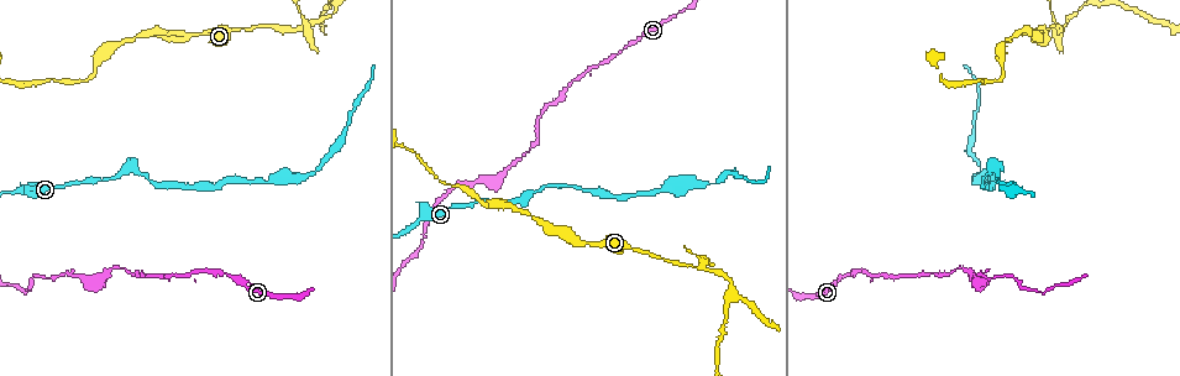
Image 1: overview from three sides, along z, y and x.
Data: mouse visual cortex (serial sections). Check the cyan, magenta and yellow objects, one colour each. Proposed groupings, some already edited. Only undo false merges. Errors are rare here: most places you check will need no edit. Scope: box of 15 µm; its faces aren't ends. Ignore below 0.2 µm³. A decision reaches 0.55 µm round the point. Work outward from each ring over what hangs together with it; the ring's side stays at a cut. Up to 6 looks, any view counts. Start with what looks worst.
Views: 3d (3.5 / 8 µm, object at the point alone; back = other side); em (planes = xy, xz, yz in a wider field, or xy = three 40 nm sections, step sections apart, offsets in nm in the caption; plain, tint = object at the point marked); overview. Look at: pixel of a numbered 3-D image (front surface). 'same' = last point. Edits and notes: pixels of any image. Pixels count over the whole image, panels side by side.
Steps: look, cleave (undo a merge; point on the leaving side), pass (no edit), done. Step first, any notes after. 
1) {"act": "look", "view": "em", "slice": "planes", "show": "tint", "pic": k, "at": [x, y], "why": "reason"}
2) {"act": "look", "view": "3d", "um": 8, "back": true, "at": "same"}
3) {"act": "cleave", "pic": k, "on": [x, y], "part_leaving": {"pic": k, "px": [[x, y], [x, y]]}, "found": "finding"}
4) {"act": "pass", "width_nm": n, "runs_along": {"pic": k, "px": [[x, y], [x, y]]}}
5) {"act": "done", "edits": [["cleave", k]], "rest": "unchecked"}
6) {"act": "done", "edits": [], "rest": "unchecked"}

{"act": "look", "view": "3d", "um": 8, "pic": 1, "at": [301, 26], "why": "three-way junction"}

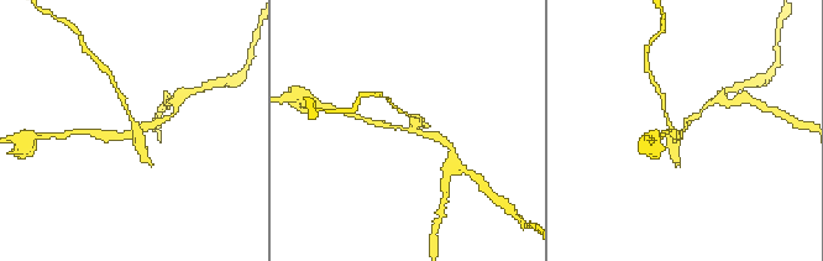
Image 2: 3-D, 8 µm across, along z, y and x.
{"act": "look", "view": "em", "slice": "xy", "step": 3, "show": "tint", "pic": 2, "at": [132, 134]}

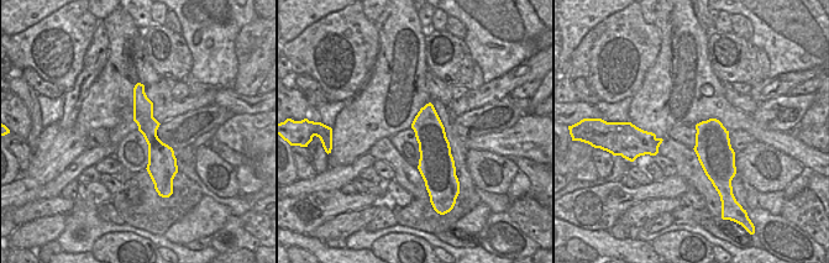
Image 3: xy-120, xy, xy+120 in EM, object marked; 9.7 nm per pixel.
{"act": "cleave", "pic": 2, "on": [676, 163], "width_nm": 300, "part_leaving": {"pic": 2, "px": [[135, 137], [152, 165]]}, "found": "a second cell is stuck on"}

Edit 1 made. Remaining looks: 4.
{"act": "look", "view": "overview", "why": "see it whole again"}

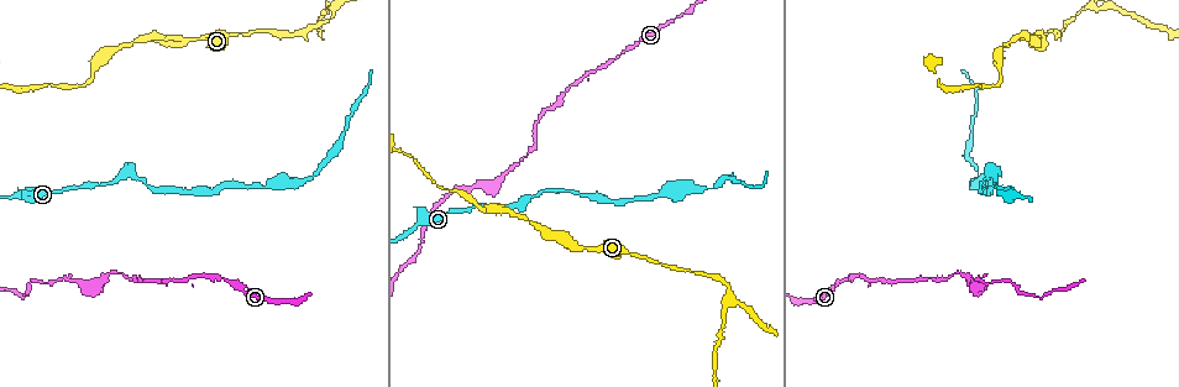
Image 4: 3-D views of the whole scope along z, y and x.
{"act": "look", "view": "3d", "um": 3.5, "pic": 4, "at": [545, 192], "why": "sudden change in width"}

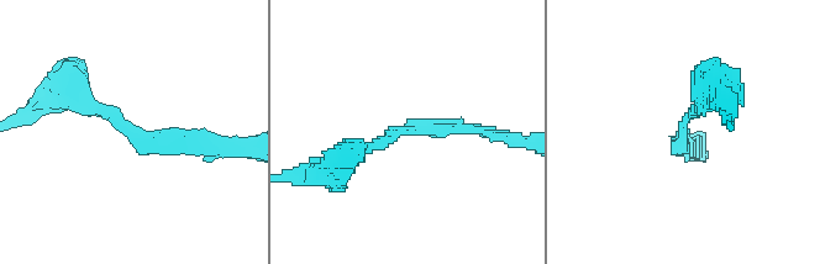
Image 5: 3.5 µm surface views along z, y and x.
{"act": "look", "view": "em", "slice": "xy", "step": 3, "show": "tint", "pic": 5, "at": [402, 130], "arm_widths_nm": [150, 300], "why": "now the EM"}

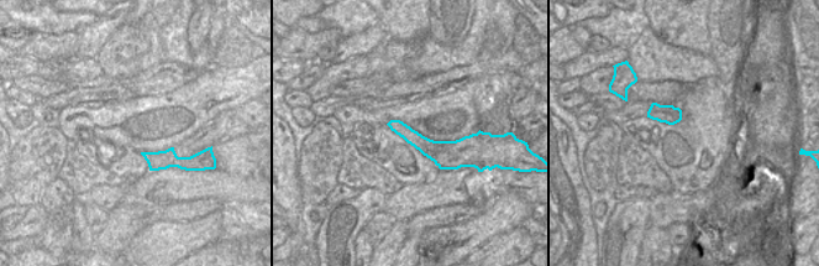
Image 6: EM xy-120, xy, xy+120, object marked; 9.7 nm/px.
{"act": "pass", "runs_along": {"pic": 5, "px": [[62, 95], [146, 144], [206, 144]]}, "found": "continuous, no second cell"}

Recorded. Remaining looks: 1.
{"act": "done", "edits": [["cleave", 2]], "rest": "unchecked"}

